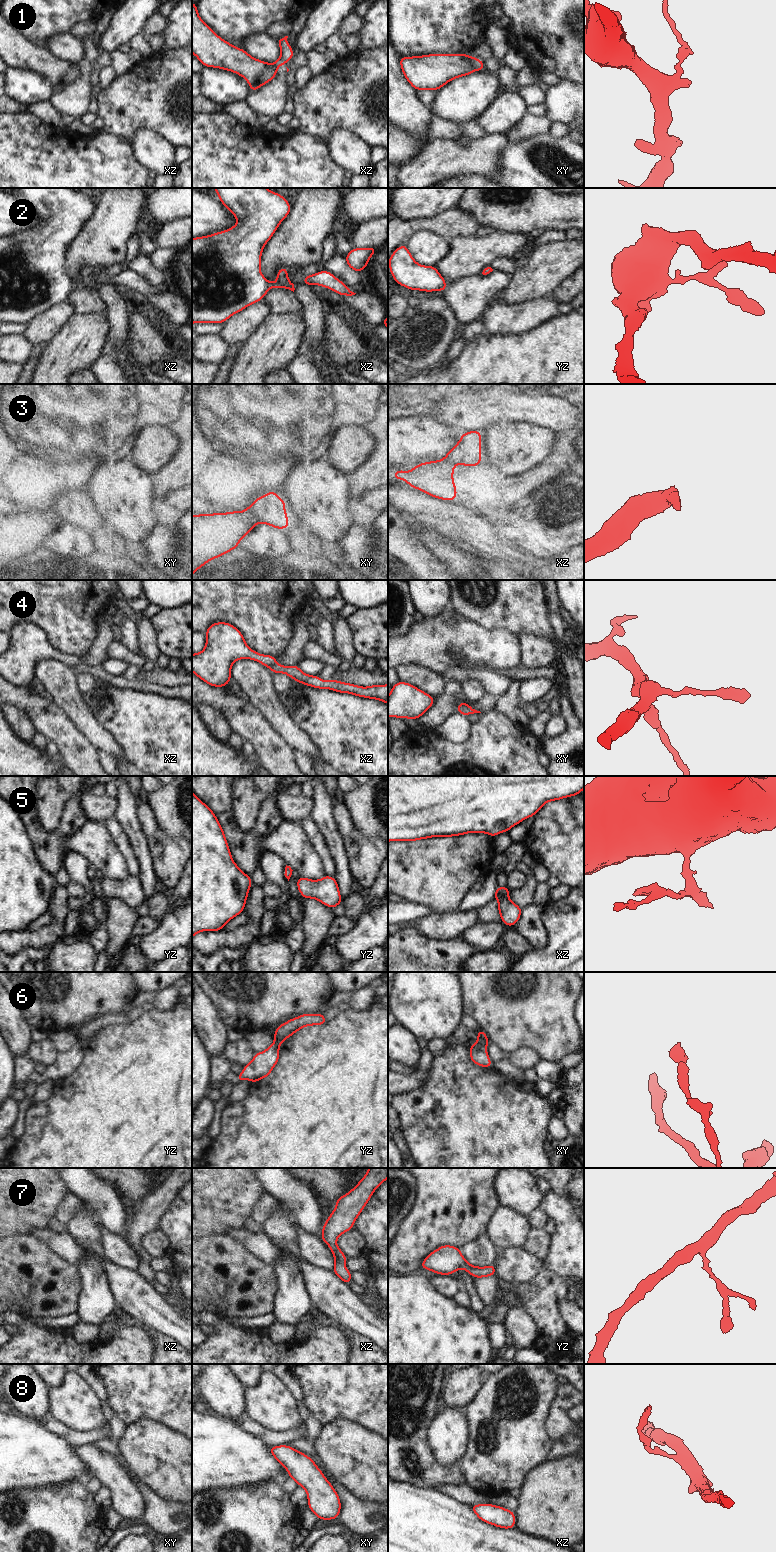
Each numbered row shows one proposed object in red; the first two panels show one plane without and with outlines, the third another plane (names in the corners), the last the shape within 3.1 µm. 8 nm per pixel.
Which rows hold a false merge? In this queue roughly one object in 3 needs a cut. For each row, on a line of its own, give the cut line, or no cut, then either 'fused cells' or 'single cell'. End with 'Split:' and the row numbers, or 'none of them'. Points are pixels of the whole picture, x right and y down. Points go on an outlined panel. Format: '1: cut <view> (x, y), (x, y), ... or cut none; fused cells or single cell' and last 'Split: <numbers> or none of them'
1: cut xy (470, 57), (470, 65), (474, 70); fused cells
2: cut none; single cell
3: cut xy (248, 508), (259, 520); fused cells
4: cut none; single cell
5: cut none; single cell
6: cut xy (477, 1042), (484, 1046); fused cells
7: cut none; single cell
8: cut none; single cell
Split: 1, 3, 6

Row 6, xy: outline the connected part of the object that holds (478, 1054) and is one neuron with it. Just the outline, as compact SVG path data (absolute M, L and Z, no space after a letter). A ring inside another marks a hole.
M478 1043L470 1045L470 1060L482 1067L492 1067L492 1061L487 1054L487 1047L481 1046Z

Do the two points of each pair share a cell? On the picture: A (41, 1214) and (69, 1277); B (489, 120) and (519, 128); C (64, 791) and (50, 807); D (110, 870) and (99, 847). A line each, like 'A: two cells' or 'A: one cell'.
A: two cells
B: two cells
C: one cell
D: one cell

